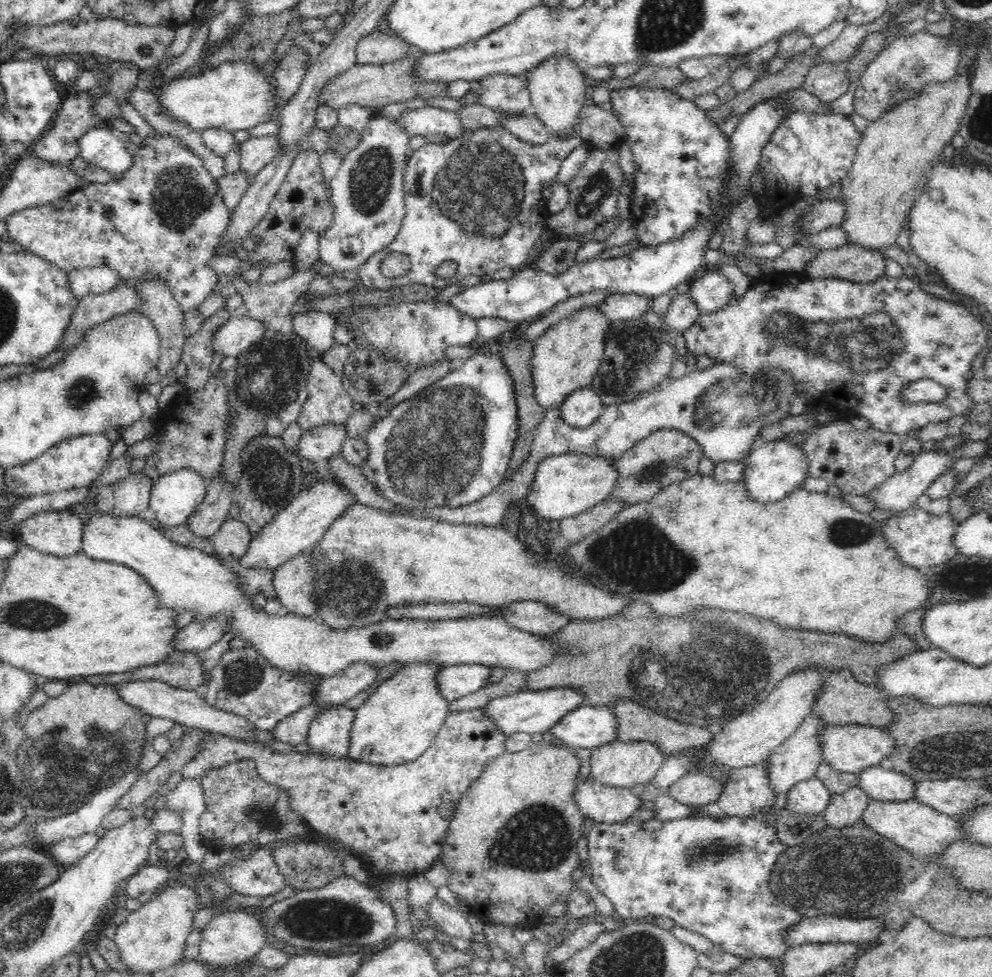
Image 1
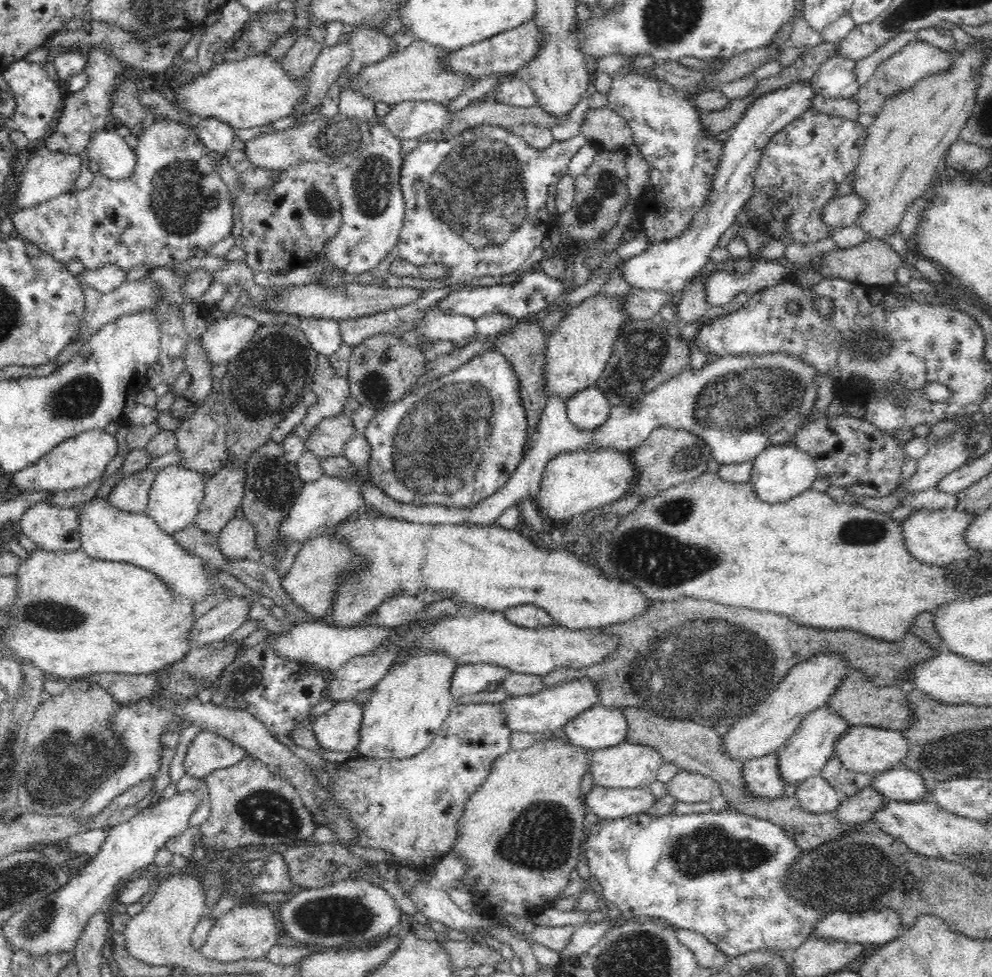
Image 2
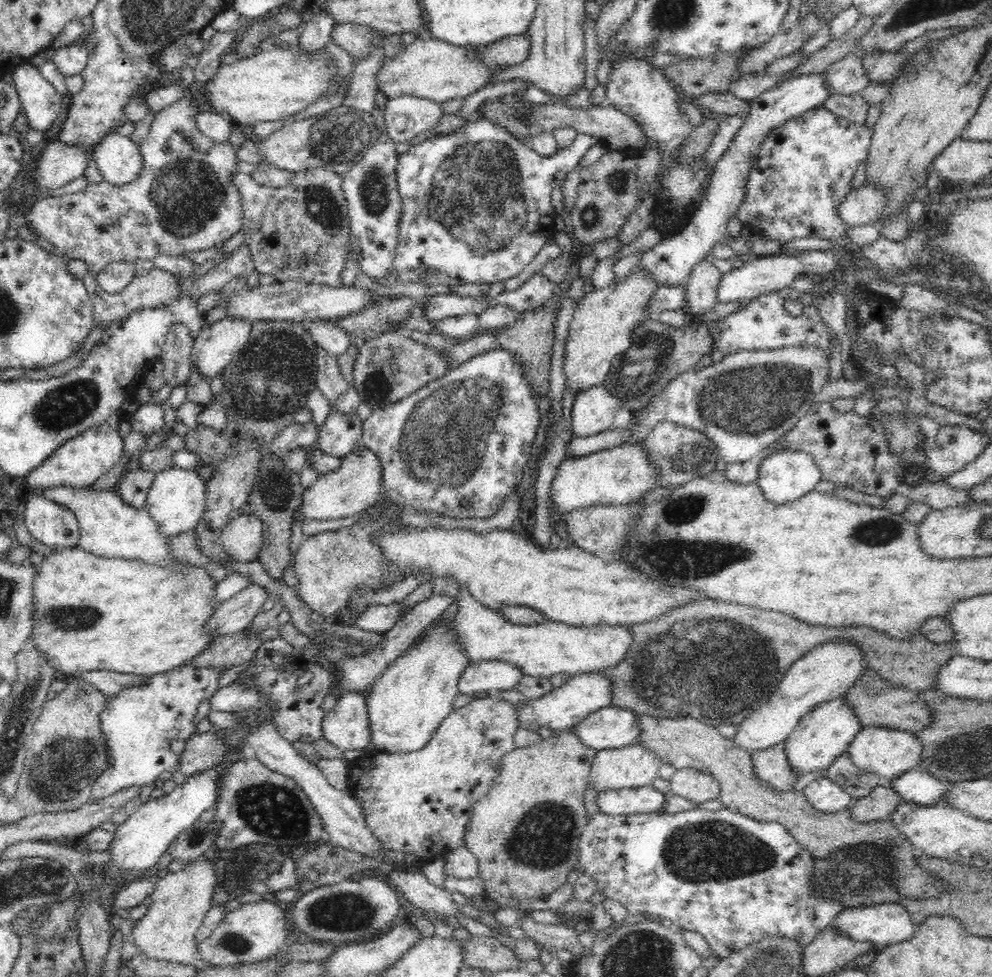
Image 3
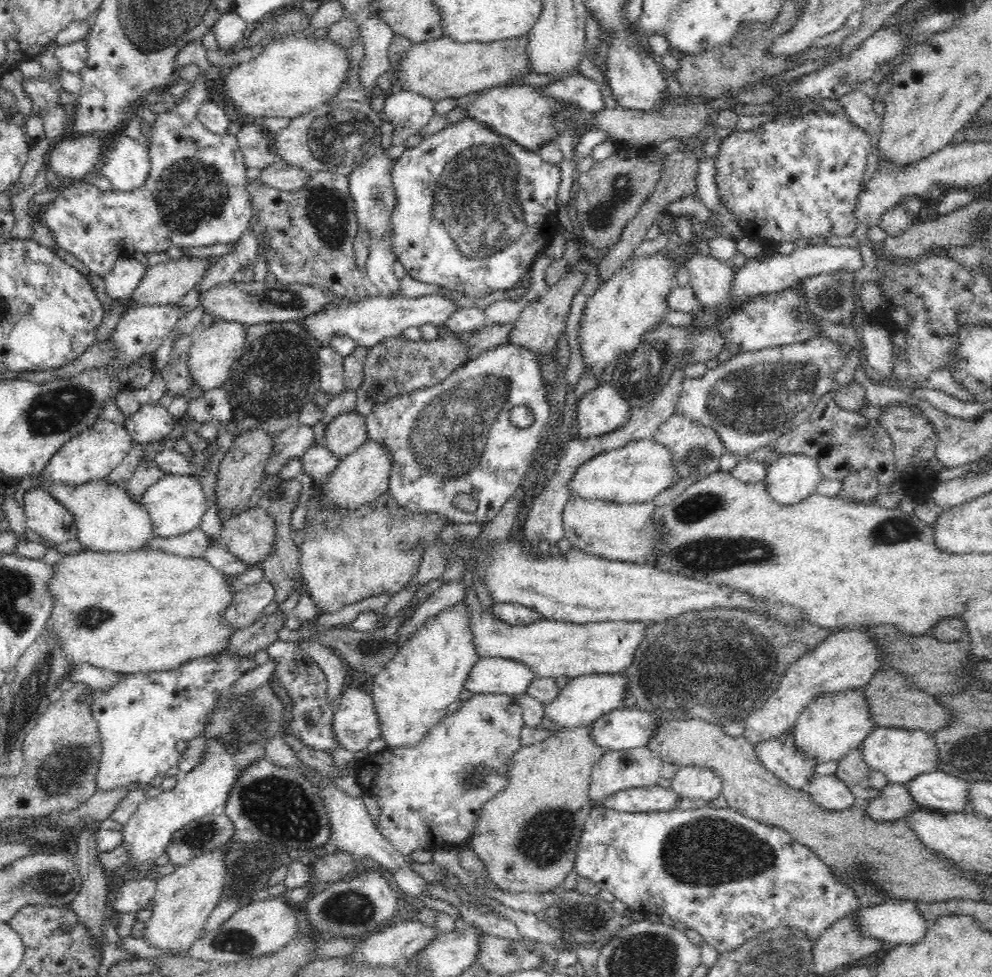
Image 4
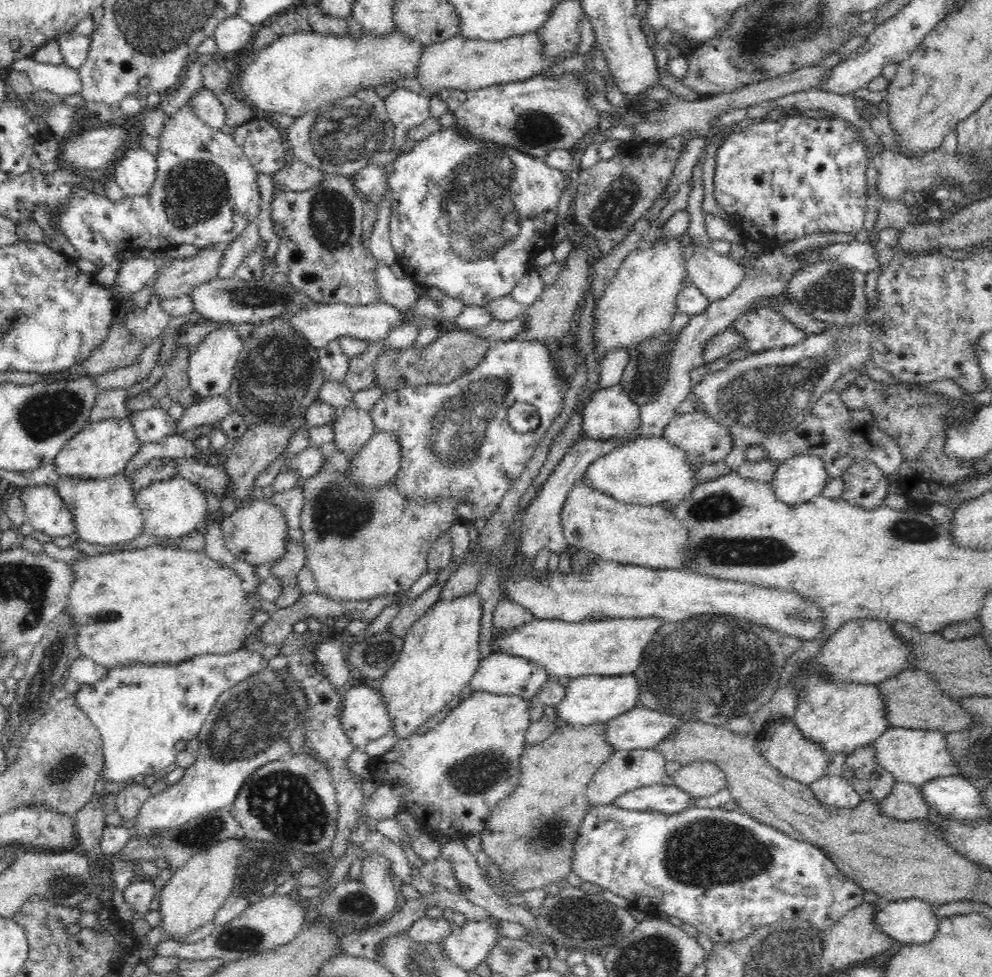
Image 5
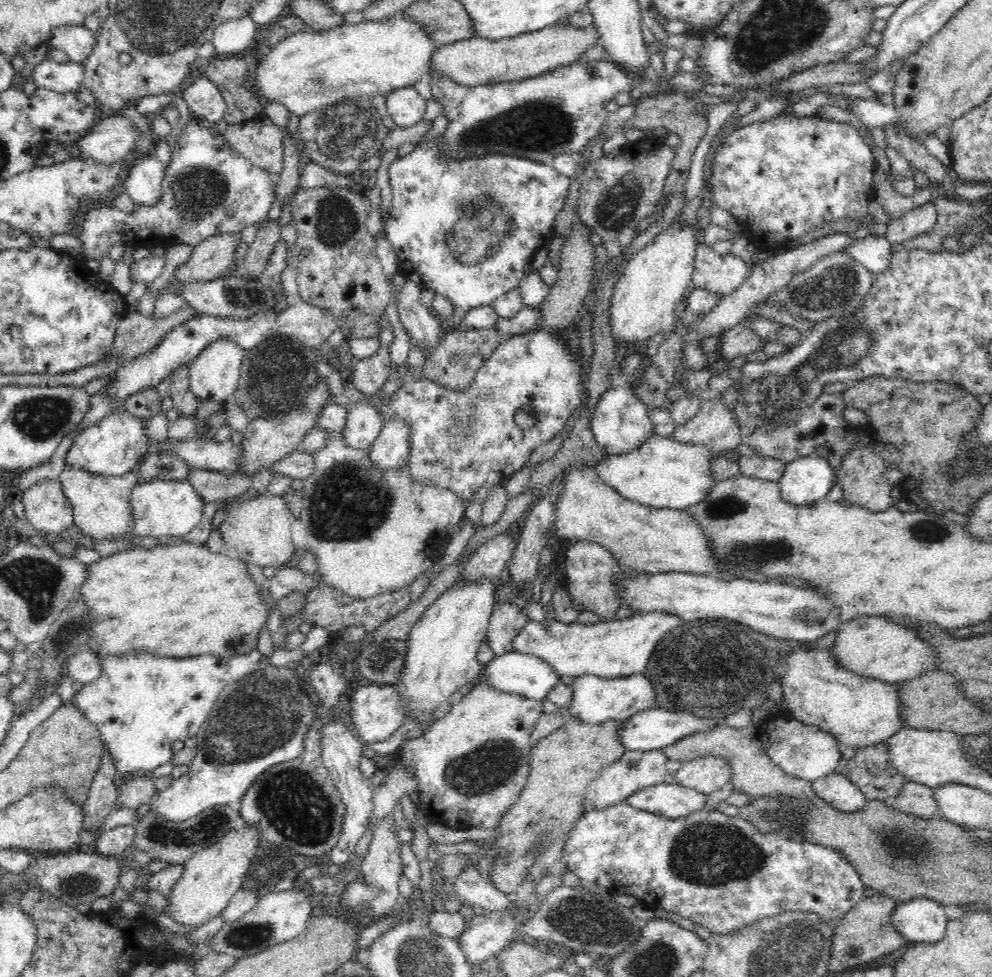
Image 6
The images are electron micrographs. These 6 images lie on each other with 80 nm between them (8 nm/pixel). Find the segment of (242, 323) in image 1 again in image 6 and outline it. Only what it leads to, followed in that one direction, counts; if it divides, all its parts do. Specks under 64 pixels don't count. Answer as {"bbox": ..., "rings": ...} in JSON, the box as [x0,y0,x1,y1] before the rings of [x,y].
{"bbox":[189,340,245,404],"rings":[[[214,340],[189,364],[192,393],[198,398],[224,404],[236,390],[244,355],[245,350],[236,345],[234,340]]]}

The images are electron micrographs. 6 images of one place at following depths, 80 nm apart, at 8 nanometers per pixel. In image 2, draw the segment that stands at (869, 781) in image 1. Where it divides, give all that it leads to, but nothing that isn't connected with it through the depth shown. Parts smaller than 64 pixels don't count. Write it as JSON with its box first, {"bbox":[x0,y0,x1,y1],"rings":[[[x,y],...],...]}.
{"bbox":[869,766,930,802],"rings":[[[900,766],[876,773],[869,787],[890,801],[914,802],[928,799],[930,784],[918,773]]]}

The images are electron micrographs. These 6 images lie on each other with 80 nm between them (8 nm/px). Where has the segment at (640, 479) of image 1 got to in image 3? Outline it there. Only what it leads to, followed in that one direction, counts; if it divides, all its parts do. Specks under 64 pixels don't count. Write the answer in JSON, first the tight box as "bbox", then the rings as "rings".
{"bbox":[643,420,722,488],"rings":[[[665,420],[656,424],[643,445],[649,458],[659,468],[658,480],[662,488],[677,487],[704,476],[716,470],[716,462],[722,459],[718,447],[703,432]]]}

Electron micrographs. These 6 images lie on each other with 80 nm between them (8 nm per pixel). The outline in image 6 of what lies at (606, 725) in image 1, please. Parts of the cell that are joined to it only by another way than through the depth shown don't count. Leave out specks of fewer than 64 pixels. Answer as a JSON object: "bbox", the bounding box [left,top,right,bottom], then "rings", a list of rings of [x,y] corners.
{"bbox":[619,708,720,750],"rings":[[[664,708],[644,709],[629,716],[621,721],[621,729],[619,730],[620,742],[624,745],[625,750],[662,750],[668,745],[673,745],[674,742],[684,738],[685,736],[705,731],[709,728],[720,726],[717,720],[713,718],[702,718],[694,716],[687,710],[674,712]]]}

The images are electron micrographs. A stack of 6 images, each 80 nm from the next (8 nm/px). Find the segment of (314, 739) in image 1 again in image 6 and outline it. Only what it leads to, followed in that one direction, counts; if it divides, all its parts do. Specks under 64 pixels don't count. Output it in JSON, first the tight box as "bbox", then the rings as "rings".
{"bbox":[347,682,407,746],"rings":[[[362,682],[354,689],[351,698],[347,699],[347,706],[347,725],[365,746],[392,736],[407,720],[407,714],[405,714],[407,708],[403,704],[403,698],[390,685]]]}

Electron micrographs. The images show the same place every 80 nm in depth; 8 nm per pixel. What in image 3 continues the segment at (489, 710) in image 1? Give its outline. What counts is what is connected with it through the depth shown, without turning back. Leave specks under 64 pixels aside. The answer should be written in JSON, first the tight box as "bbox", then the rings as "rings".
{"bbox":[517,673,611,730],"rings":[[[586,673],[570,678],[569,682],[553,688],[540,698],[529,699],[525,704],[517,706],[517,719],[522,727],[548,726],[550,729],[568,730],[577,725],[587,714],[611,706],[610,679],[599,673]]]}

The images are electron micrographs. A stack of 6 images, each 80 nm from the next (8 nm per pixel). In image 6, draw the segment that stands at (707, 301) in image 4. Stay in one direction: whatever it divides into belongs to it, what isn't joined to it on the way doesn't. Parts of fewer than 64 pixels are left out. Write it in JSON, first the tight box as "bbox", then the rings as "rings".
{"bbox":[691,242,752,294],"rings":[[[702,242],[696,245],[694,272],[691,282],[716,294],[730,294],[749,275],[752,264],[732,253],[718,254]]]}

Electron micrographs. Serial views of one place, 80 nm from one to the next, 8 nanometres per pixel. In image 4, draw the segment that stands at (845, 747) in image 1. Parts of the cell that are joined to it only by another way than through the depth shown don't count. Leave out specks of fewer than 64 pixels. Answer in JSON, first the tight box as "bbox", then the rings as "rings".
{"bbox":[859,727,939,785],"rings":[[[876,727],[859,746],[864,762],[887,777],[888,783],[906,785],[918,775],[937,770],[939,750],[930,732],[900,728]]]}

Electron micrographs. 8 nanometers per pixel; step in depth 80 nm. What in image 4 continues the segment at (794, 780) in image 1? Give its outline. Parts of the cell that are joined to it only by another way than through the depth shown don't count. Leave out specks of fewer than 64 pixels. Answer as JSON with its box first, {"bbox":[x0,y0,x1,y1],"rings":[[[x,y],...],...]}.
{"bbox":[793,687,878,764],"rings":[[[863,687],[822,694],[814,698],[798,716],[793,728],[794,744],[802,754],[813,758],[815,764],[839,761],[847,752],[858,748],[871,730],[878,727],[871,719],[870,711]]]}

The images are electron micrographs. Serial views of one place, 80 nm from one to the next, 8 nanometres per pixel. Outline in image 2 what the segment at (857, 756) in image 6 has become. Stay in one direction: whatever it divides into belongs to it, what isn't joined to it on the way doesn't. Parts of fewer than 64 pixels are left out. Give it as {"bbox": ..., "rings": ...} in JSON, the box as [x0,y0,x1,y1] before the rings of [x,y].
{"bbox":[819,757,874,795],"rings":[[[835,757],[826,762],[819,776],[845,795],[853,795],[860,789],[870,786],[874,778],[874,775],[844,768],[841,760]]]}

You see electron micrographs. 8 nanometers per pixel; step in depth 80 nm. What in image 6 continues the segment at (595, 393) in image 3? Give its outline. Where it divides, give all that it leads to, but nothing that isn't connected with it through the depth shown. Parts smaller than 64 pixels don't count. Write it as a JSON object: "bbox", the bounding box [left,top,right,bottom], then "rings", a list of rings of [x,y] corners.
{"bbox":[591,386,656,455],"rings":[[[628,386],[610,387],[602,394],[591,412],[591,429],[596,442],[607,455],[629,453],[652,435],[656,435],[649,417],[649,407]]]}

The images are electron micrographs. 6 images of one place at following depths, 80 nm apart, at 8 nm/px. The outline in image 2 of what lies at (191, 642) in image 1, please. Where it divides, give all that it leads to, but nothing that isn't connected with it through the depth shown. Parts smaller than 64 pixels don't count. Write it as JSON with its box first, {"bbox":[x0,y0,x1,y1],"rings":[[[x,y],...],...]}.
{"bbox":[189,596,250,646],"rings":[[[231,596],[193,623],[189,642],[193,642],[194,646],[220,642],[249,620],[249,614],[250,601]]]}

